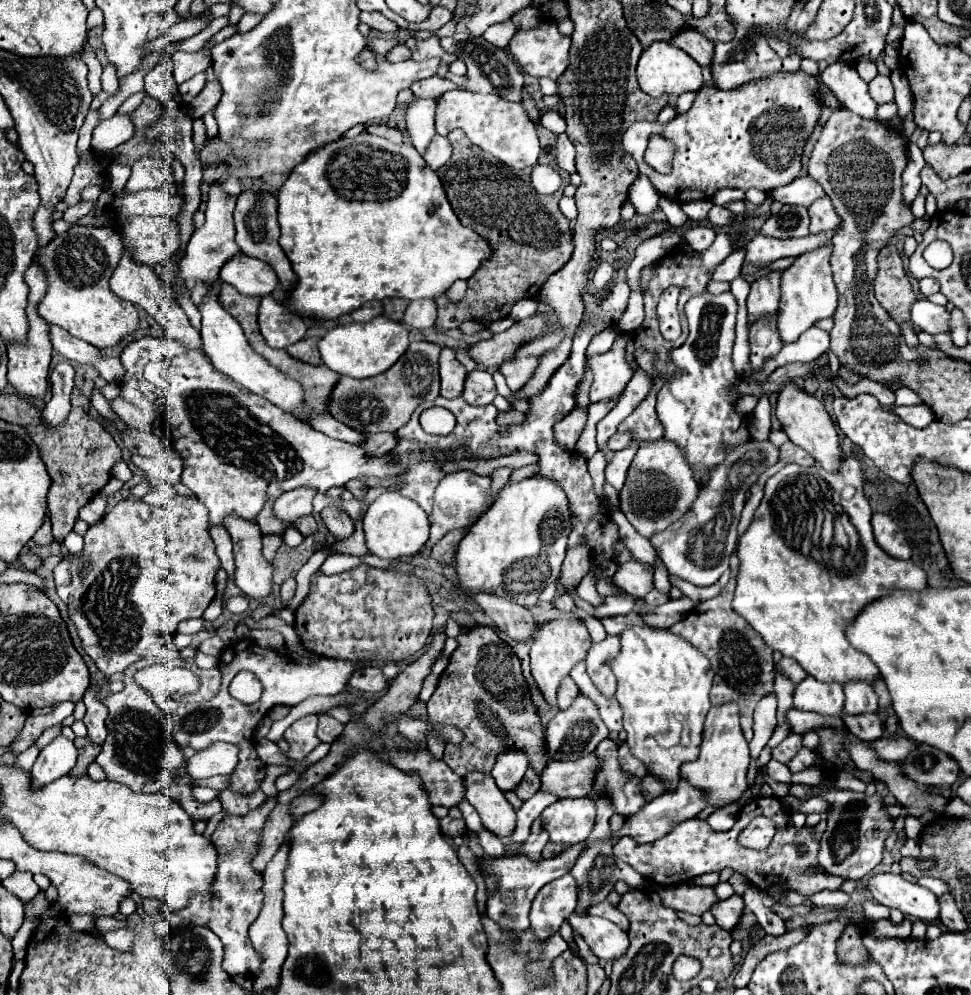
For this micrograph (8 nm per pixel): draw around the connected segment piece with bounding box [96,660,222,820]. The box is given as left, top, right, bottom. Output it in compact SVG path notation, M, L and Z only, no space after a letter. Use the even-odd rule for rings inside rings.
M138 660L136 664L128 666L124 670L124 684L126 688L118 694L110 694L104 704L108 706L110 714L106 718L106 728L108 728L108 738L102 746L102 752L98 754L96 762L104 768L108 780L114 782L122 782L128 788L132 788L134 792L144 792L144 794L152 794L152 792L166 792L170 798L178 800L180 806L188 812L188 816L198 818L198 820L208 820L210 816L222 812L222 804L218 798L214 798L212 802L198 802L192 798L192 778L186 772L186 760L178 748L178 744L172 738L172 732L168 728L168 718L166 714L154 704L152 696L140 688L134 680L134 674L140 668L146 668L154 664L154 660ZM172 782L180 782L182 784L174 784L174 788L170 786Z

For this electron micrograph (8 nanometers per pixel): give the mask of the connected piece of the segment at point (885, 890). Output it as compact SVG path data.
M874 872L868 880L868 890L876 902L898 908L904 916L916 916L922 922L938 918L938 898L920 884L906 882L900 874Z

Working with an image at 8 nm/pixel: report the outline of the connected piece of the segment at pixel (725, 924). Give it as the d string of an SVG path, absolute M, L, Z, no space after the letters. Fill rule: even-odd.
M730 896L726 900L718 900L710 912L714 914L716 918L716 924L720 928L726 928L726 930L732 930L736 924L738 924L738 918L742 914L742 908L744 908L744 900L742 896Z

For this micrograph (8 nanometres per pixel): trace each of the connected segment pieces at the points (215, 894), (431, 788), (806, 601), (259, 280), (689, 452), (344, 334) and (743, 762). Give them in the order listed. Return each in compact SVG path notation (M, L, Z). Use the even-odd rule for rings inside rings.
M222 862L216 872L216 880L210 886L208 894L196 894L192 896L190 904L184 910L170 912L166 920L170 920L170 926L178 924L200 924L210 928L224 944L224 968L230 976L244 974L244 976L258 976L262 960L256 954L250 938L248 938L248 926L258 918L258 912L264 904L264 892L262 892L262 876L254 870L252 862Z
M392 750L390 760L402 772L422 780L432 804L452 808L464 798L462 778L456 776L444 760L432 760L428 750Z
M844 460L840 464L840 468L836 472L826 472L820 464L814 464L810 468L804 468L804 466L798 466L798 464L786 464L778 474L774 474L766 486L764 486L764 498L754 514L754 520L752 524L746 528L746 532L740 536L738 540L738 548L736 548L736 556L740 560L740 568L738 568L738 576L736 576L736 592L734 592L734 600L732 600L732 608L762 636L762 640L772 648L772 650L778 650L782 652L784 656L790 656L794 658L808 674L812 674L816 680L822 680L822 682L840 682L840 684L846 684L848 680L864 680L864 682L872 682L876 676L880 676L878 668L874 666L874 662L858 652L846 638L844 638L844 626L848 620L852 620L852 616L856 616L856 612L860 612L868 602L888 594L892 588L906 588L906 590L922 590L926 588L926 572L916 566L912 560L898 560L898 558L892 558L890 554L886 554L874 540L874 534L872 534L872 526L870 526L870 518L872 518L872 508L870 508L870 502L866 500L864 496L864 480L862 480L862 470L860 470L860 464L856 460ZM824 522L832 522L832 534L830 538L826 536L824 540Z
M246 254L234 256L220 270L220 280L232 284L242 294L270 294L278 286L276 272L262 260Z
M702 292L688 300L686 316L690 334L680 348L670 350L670 362L674 364L676 374L660 388L656 402L658 418L664 424L664 438L680 446L694 470L696 482L700 484L708 482L716 466L726 460L726 448L736 448L750 440L750 420L740 418L732 410L738 396L730 390L730 386L738 380L730 362L738 302L732 292L724 292L720 294L720 308L714 308L716 304L718 296L710 292ZM696 302L700 302L700 306L696 306Z
M384 314L372 318L370 322L348 322L348 324L336 324L332 330L326 332L326 336L318 342L322 362L338 372L352 378L370 378L376 374L386 372L408 348L408 330Z
M726 702L710 708L704 724L700 756L694 762L684 762L680 766L680 776L696 784L696 788L702 788L710 796L710 806L728 806L736 802L748 788L746 784L748 764L750 754L748 754L748 742L740 728L740 708L734 702Z

